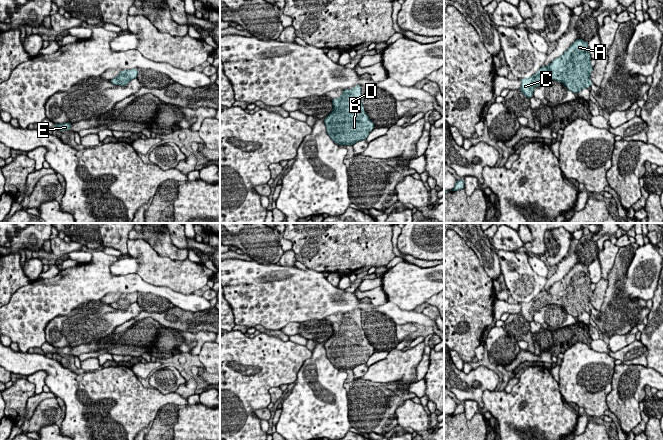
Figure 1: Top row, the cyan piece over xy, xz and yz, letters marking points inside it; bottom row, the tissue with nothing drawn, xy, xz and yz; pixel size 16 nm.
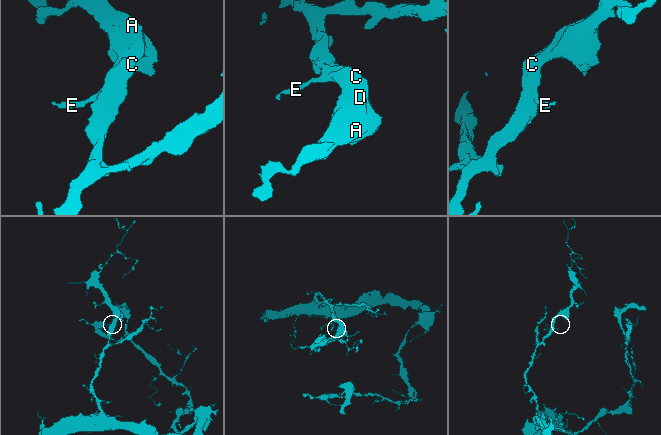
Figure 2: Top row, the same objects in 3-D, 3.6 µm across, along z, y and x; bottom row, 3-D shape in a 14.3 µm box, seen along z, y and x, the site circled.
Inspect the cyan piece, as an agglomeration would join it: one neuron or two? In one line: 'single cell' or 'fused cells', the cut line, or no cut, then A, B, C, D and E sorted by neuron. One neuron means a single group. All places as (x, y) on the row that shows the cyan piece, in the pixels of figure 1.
single cell; cut none; groups A B C D E

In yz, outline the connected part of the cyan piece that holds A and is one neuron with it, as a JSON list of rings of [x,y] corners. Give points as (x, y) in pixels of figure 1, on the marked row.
[[[577,39],[558,58],[548,66],[542,66],[530,78],[520,80],[521,92],[529,99],[533,97],[534,88],[546,81],[562,82],[571,92],[577,94],[592,84],[590,74],[593,71],[588,42]]]

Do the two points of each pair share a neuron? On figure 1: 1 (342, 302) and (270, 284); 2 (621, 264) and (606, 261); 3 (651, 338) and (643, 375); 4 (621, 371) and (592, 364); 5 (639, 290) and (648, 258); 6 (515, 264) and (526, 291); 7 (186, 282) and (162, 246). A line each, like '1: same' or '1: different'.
1: same
2: different
3: different
4: different
5: same
6: same
7: different

